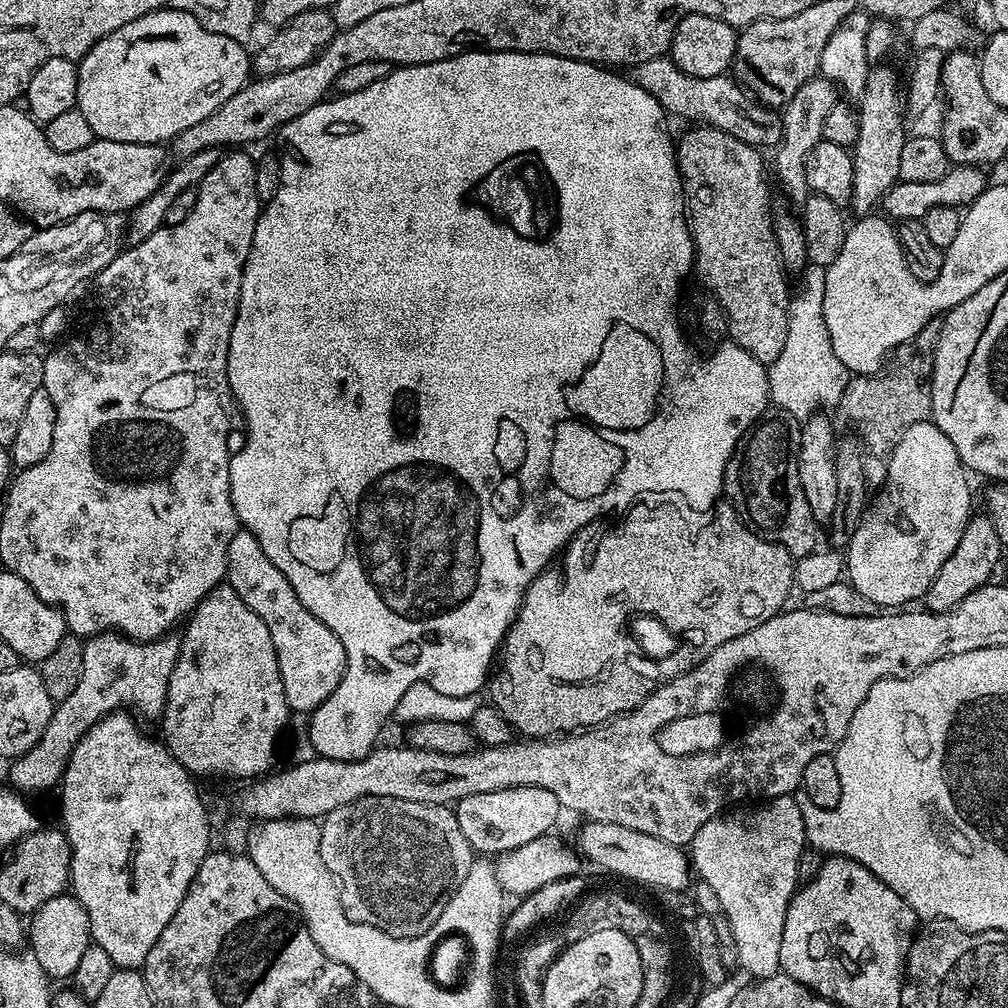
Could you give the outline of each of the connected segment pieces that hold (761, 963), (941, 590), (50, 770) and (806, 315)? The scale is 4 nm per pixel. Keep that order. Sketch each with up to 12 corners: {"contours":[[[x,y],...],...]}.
{"contours":[[[792,794],[725,811],[690,845],[736,963],[781,971],[806,850]],[[986,514],[968,521],[954,554],[922,597],[956,608],[995,577],[1002,555]],[[180,636],[85,639],[82,678],[11,761],[21,794],[55,789],[111,712],[159,721]],[[808,264],[788,301],[786,346],[767,365],[775,407],[801,422],[835,409],[850,379]]]}

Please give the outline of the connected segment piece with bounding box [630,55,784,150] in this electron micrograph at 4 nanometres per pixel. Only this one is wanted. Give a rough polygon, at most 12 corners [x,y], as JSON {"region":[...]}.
{"region":[[663,55],[630,79],[669,117],[764,150],[781,113],[731,75],[694,78]]}

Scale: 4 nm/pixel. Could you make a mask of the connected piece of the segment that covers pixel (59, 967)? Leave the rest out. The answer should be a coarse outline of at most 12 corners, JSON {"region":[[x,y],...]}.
{"region":[[76,897],[31,913],[26,940],[53,981],[67,981],[92,943]]}

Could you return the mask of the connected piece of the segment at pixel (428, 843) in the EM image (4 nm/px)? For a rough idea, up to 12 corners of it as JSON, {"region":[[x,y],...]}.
{"region":[[367,796],[320,824],[346,918],[426,934],[474,853],[447,804]]}

